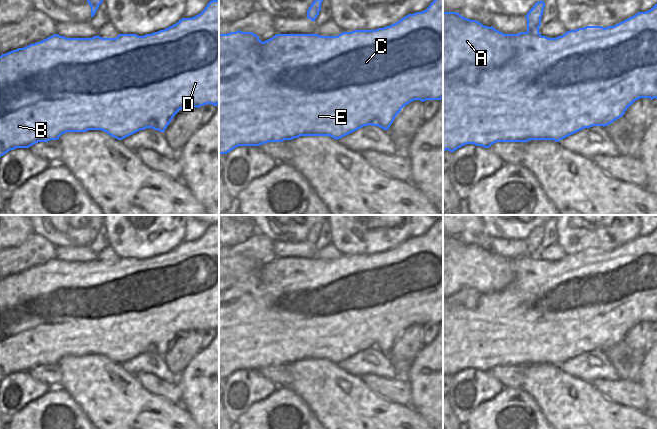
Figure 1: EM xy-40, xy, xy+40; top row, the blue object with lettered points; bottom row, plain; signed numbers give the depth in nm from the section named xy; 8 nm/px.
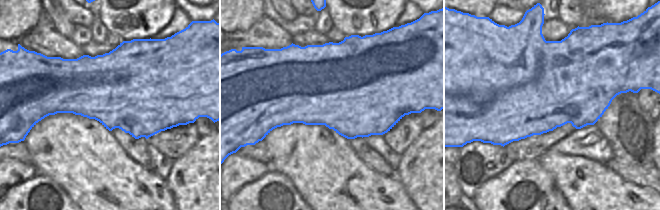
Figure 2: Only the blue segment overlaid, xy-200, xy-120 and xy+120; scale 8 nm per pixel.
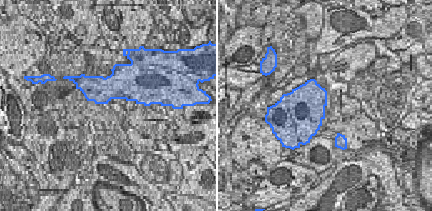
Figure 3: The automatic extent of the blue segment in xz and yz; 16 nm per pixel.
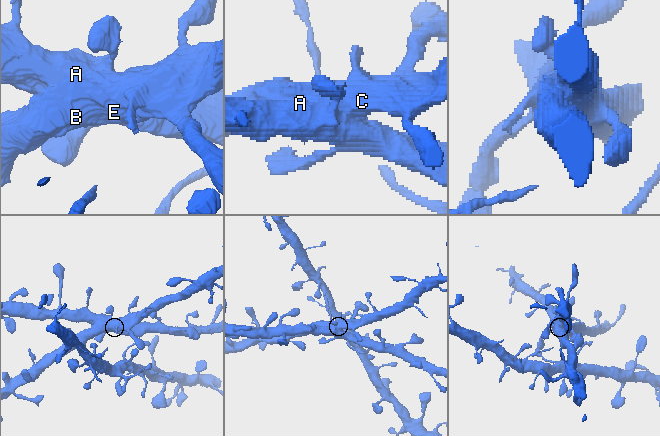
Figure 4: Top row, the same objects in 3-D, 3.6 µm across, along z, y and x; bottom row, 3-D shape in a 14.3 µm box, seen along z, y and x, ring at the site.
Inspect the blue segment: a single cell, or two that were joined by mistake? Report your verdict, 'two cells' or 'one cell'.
two cells

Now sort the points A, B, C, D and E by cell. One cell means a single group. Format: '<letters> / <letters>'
A / B C D E

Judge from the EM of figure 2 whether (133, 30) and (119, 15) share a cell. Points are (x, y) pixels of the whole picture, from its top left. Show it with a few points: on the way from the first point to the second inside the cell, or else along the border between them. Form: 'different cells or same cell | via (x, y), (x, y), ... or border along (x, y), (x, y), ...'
same cell | via (129, 27), (123, 19)

